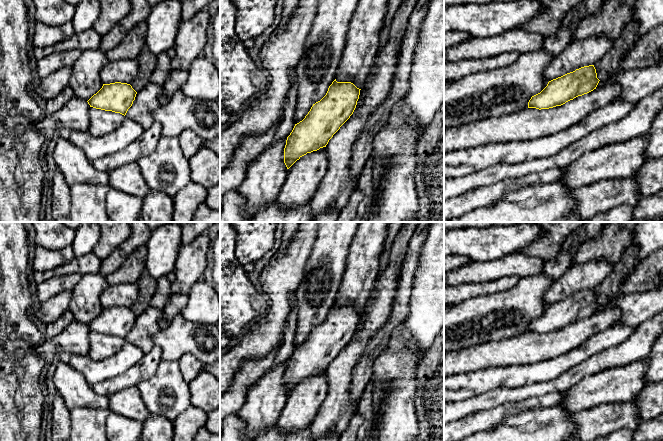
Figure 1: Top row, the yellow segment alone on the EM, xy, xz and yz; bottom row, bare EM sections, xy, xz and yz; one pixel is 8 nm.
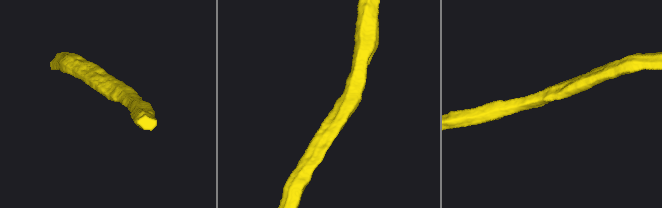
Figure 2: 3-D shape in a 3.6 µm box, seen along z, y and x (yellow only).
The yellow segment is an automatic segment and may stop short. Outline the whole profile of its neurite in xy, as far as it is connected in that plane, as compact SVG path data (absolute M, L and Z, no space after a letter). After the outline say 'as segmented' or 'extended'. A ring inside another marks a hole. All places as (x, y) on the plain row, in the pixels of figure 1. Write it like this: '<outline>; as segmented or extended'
M115 306L103 308L102 312L87 326L90 331L126 339L137 316L130 308Z; as segmented

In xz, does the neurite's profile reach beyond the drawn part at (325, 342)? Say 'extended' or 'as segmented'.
as segmented

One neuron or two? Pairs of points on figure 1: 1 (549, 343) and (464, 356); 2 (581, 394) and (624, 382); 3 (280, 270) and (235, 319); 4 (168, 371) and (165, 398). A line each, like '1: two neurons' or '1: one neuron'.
1: one neuron
2: one neuron
3: two neurons
4: one neuron

